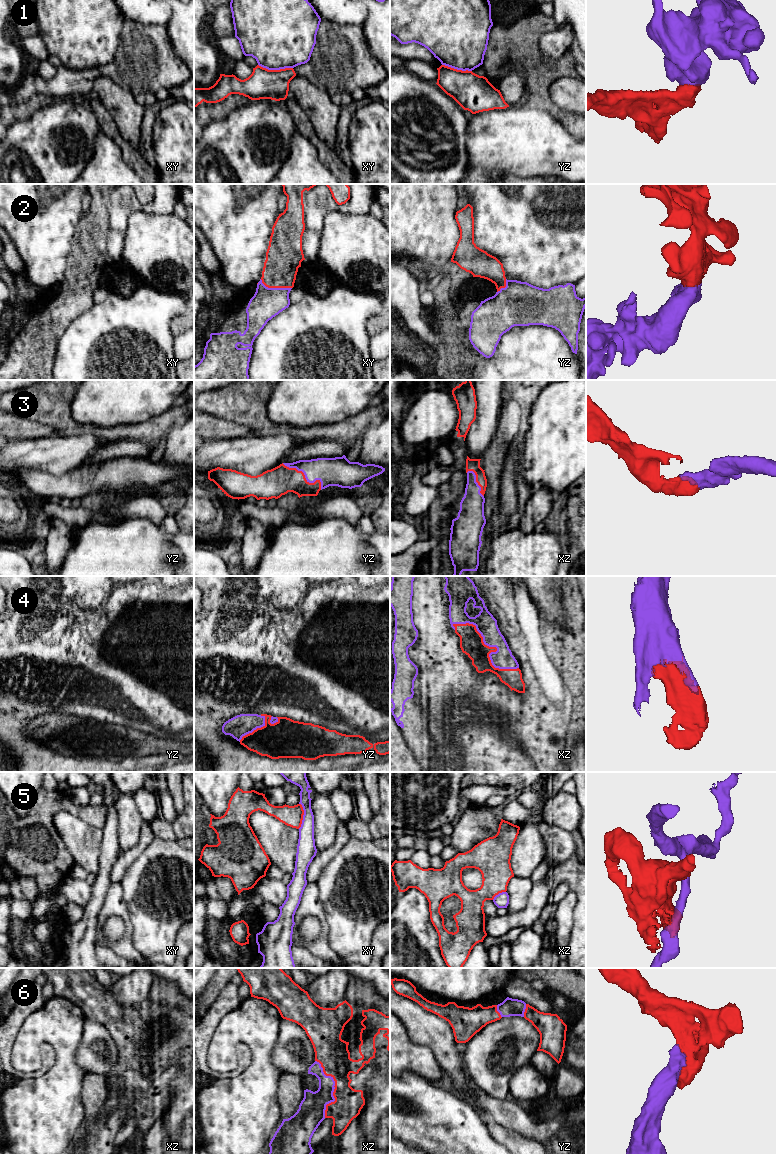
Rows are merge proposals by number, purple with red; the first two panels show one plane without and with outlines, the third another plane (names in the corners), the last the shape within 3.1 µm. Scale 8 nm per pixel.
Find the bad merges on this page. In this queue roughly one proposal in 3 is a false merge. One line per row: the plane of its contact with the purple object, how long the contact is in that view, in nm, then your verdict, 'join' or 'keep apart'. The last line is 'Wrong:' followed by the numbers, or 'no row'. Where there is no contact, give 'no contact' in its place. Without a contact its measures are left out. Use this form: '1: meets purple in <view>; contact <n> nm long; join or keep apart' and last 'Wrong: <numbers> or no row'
1: meets purple in xy; contact 280 nm long; keep apart
2: meets purple in xy; contact 260 nm long; join
3: meets purple in yz; contact 380 nm long; join
4: meets purple in xz; contact 650 nm long; join
5: meets purple in xy; contact 200 nm long; keep apart
6: meets purple in xz; contact 480 nm long; join
Wrong: 1, 5

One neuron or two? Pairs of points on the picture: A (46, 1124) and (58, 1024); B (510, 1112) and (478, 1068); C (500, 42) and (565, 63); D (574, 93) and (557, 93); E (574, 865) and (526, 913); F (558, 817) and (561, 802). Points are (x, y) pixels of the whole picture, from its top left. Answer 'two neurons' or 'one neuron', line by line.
A: one neuron
B: two neurons
C: one neuron
D: one neuron
E: one neuron
F: one neuron

